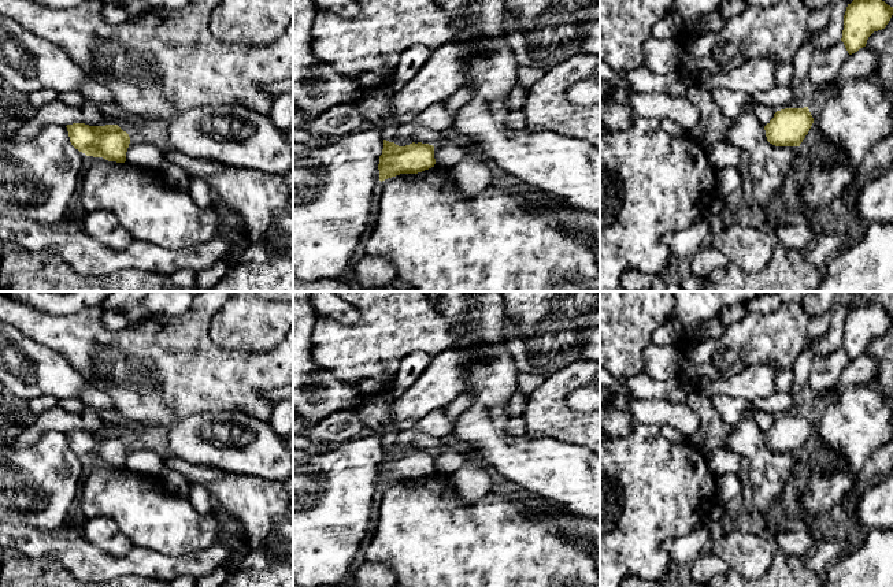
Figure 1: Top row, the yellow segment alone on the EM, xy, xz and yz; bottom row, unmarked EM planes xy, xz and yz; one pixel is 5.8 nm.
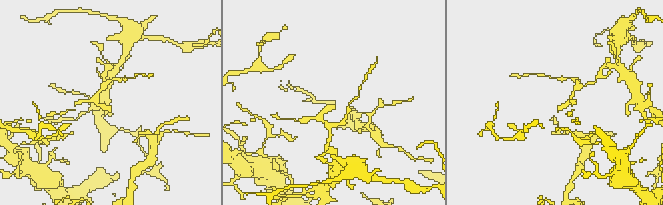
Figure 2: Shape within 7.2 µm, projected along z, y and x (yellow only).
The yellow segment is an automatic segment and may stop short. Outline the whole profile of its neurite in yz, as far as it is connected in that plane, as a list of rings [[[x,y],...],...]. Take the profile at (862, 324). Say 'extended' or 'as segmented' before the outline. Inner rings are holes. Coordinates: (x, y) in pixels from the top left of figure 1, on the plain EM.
as segmented; [[[875,302],[853,306],[844,322],[842,345],[849,361],[866,353],[868,343],[882,337],[893,322],[893,313]]]

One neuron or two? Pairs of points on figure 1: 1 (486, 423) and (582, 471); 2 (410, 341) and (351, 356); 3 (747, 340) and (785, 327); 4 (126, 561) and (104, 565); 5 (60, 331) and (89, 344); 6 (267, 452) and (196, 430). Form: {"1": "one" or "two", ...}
{"1": "one", "2": "one", "3": "one", "4": "one", "5": "one", "6": "one"}

